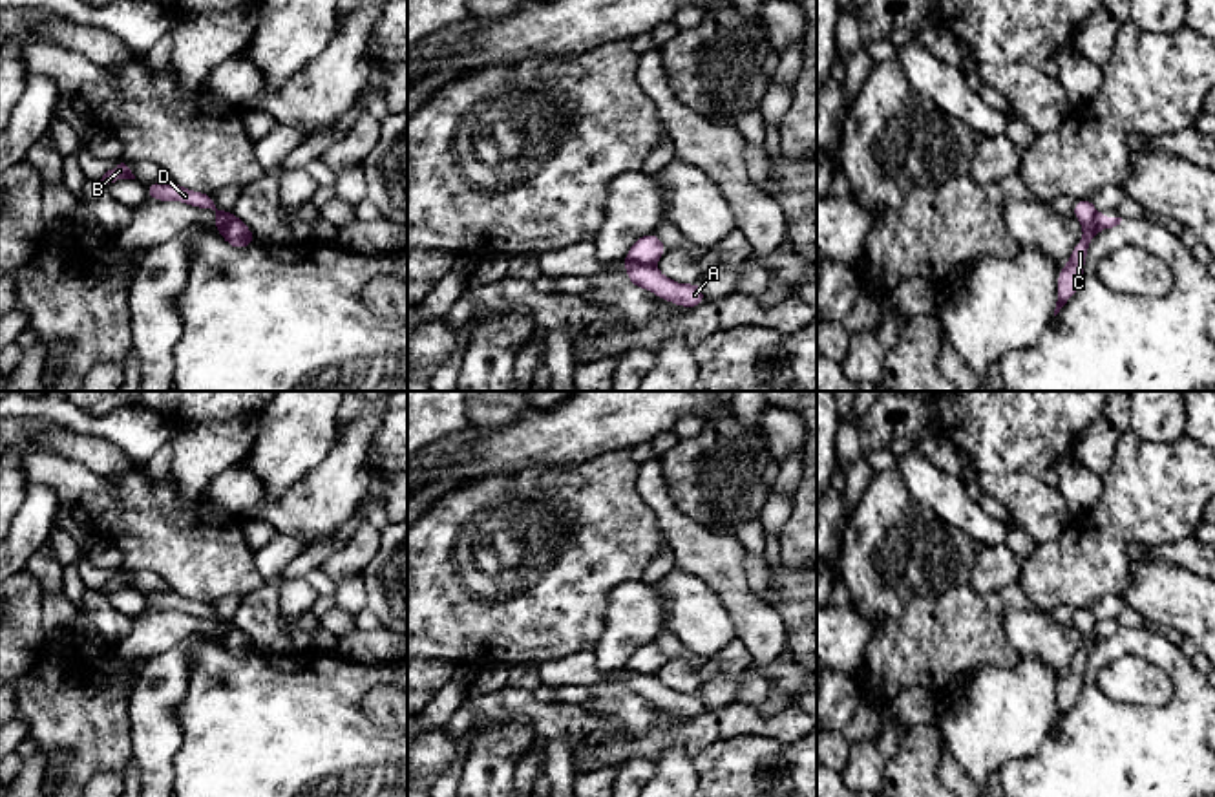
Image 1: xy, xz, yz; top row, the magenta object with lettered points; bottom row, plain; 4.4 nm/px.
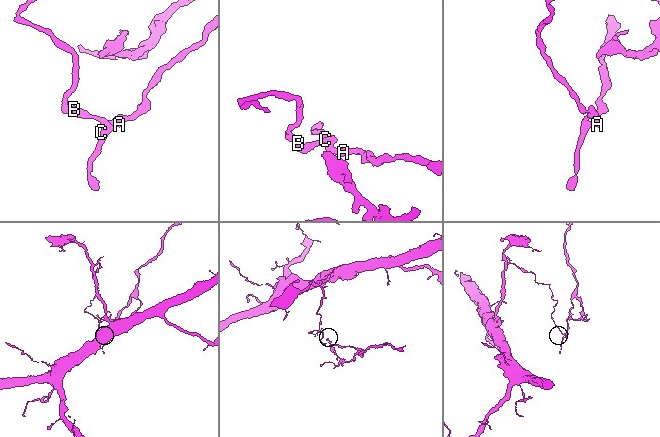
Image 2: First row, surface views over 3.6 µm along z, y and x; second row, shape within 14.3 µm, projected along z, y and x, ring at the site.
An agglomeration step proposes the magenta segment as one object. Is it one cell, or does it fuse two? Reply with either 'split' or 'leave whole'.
split

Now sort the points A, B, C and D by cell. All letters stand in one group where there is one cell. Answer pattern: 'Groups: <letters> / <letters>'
Groups: A / B C D

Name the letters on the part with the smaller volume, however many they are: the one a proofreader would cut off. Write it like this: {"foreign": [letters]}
{"foreign": ["A"]}

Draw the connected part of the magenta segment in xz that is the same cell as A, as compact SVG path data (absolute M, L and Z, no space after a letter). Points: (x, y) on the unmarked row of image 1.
M623 669L623 676L627 678L630 695L647 698L661 709L687 718L705 711L702 691L691 695L678 693L663 685L654 675L641 675L630 669Z

